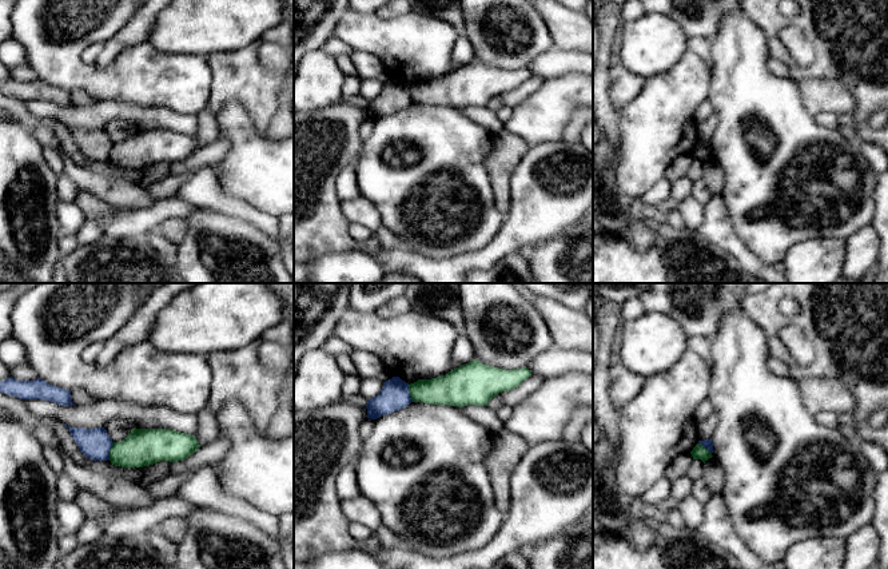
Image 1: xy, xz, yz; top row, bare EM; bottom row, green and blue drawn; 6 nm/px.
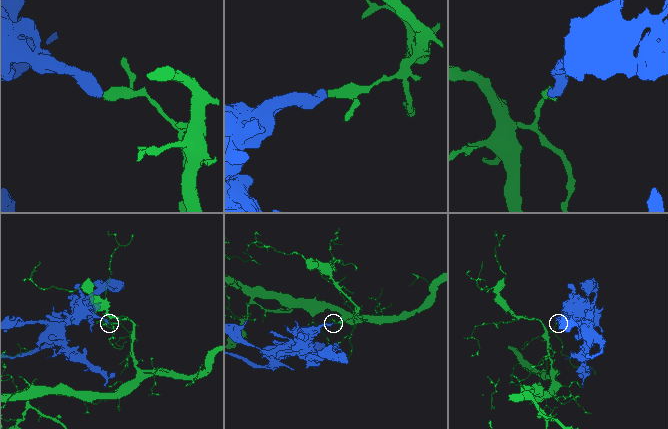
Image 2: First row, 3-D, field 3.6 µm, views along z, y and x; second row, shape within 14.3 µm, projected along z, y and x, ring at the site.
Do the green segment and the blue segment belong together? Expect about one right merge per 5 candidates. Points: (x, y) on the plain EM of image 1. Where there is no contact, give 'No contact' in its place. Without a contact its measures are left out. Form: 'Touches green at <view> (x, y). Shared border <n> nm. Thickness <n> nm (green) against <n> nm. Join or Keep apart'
Touches green at xy (110, 151). Shared border 110 nm. Thickness 220 nm (green) against 190 nm. Keep apart

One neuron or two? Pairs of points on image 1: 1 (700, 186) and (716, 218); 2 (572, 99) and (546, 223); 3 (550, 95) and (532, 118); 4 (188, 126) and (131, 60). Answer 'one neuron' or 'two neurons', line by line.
1: two neurons
2: two neurons
3: one neuron
4: two neurons

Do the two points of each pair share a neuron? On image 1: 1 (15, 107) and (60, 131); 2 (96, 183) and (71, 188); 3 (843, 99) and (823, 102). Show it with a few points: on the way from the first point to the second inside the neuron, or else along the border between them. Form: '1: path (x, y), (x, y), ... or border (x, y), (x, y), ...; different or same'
1: path (26, 118), (50, 122); same
2: border (64, 170), (82, 188); different
3: path (837, 99), (828, 99); same

